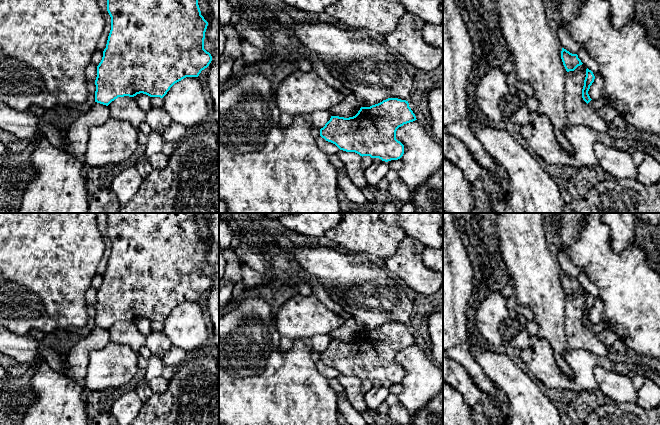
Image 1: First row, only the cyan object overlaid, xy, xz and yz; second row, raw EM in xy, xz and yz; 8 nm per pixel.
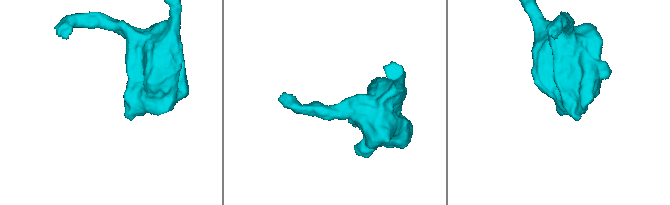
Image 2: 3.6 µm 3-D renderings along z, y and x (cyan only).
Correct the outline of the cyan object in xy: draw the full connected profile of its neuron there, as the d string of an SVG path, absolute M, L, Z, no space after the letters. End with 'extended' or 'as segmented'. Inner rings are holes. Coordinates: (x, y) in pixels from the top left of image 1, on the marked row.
M107 0L111 30L103 57L97 66L95 102L108 106L118 97L143 93L163 98L170 88L186 77L198 77L212 61L204 49L208 22L201 15L198 0Z | as segmented

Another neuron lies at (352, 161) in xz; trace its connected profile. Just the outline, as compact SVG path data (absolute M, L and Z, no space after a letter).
M339 150L337 156L342 161L349 179L360 189L367 186L364 170L362 169L362 156L355 152Z

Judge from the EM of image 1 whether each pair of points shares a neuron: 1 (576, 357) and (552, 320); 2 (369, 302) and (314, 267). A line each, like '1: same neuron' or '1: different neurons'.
1: different neurons
2: same neuron

